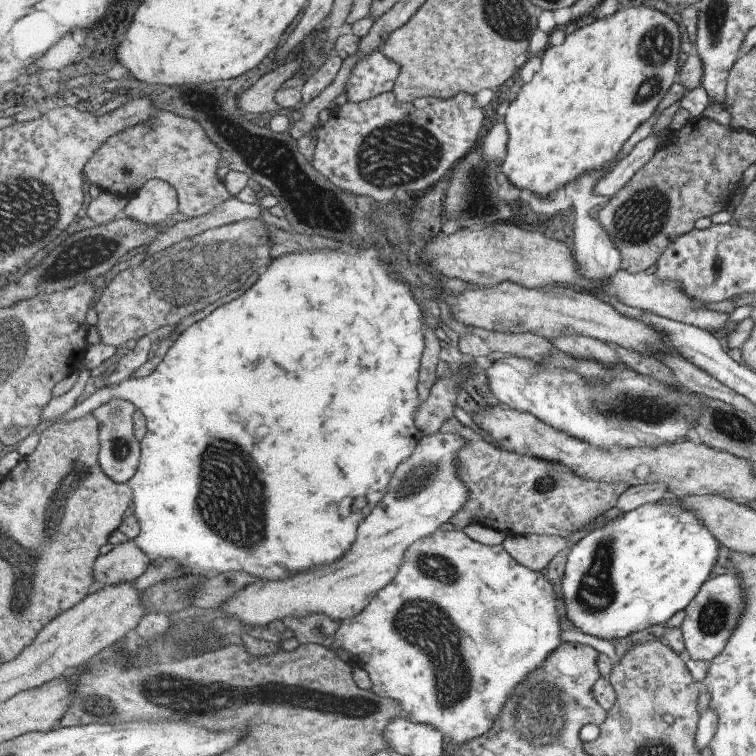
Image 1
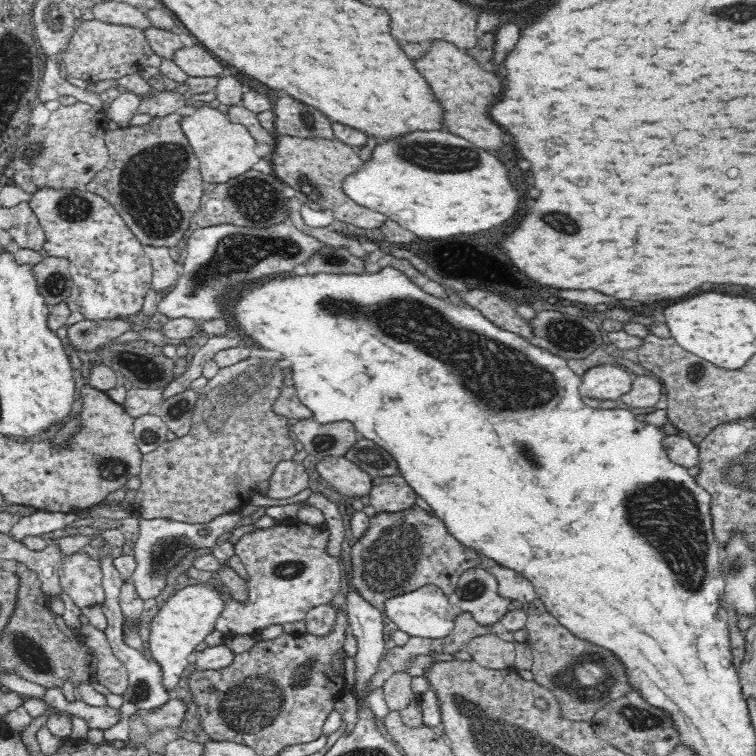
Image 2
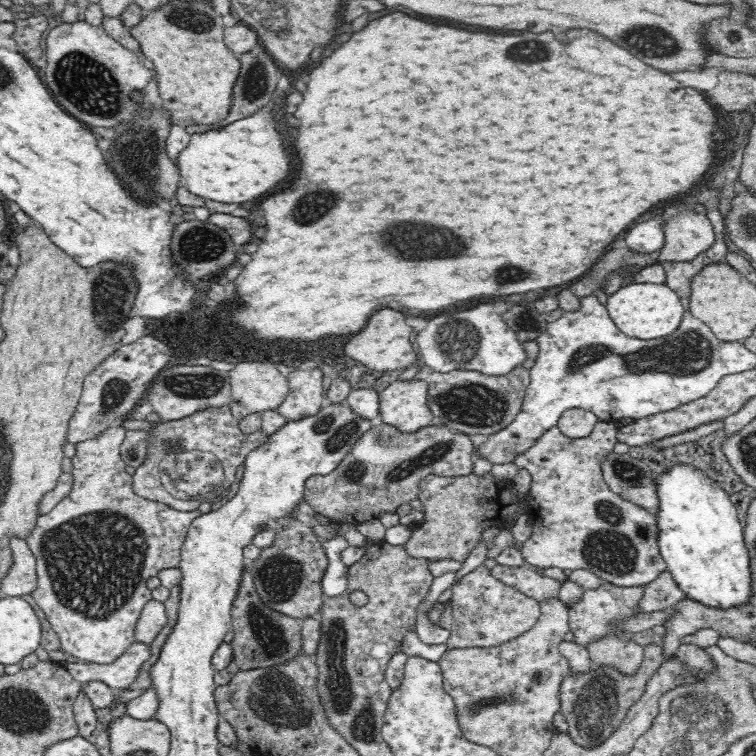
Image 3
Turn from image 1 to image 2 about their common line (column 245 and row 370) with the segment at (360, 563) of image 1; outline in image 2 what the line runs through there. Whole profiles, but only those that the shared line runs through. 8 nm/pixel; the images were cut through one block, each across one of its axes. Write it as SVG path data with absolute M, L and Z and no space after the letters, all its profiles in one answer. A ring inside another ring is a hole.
M593 366L583 374L579 392L584 398L615 401L631 389L632 383L632 376L619 366Z

